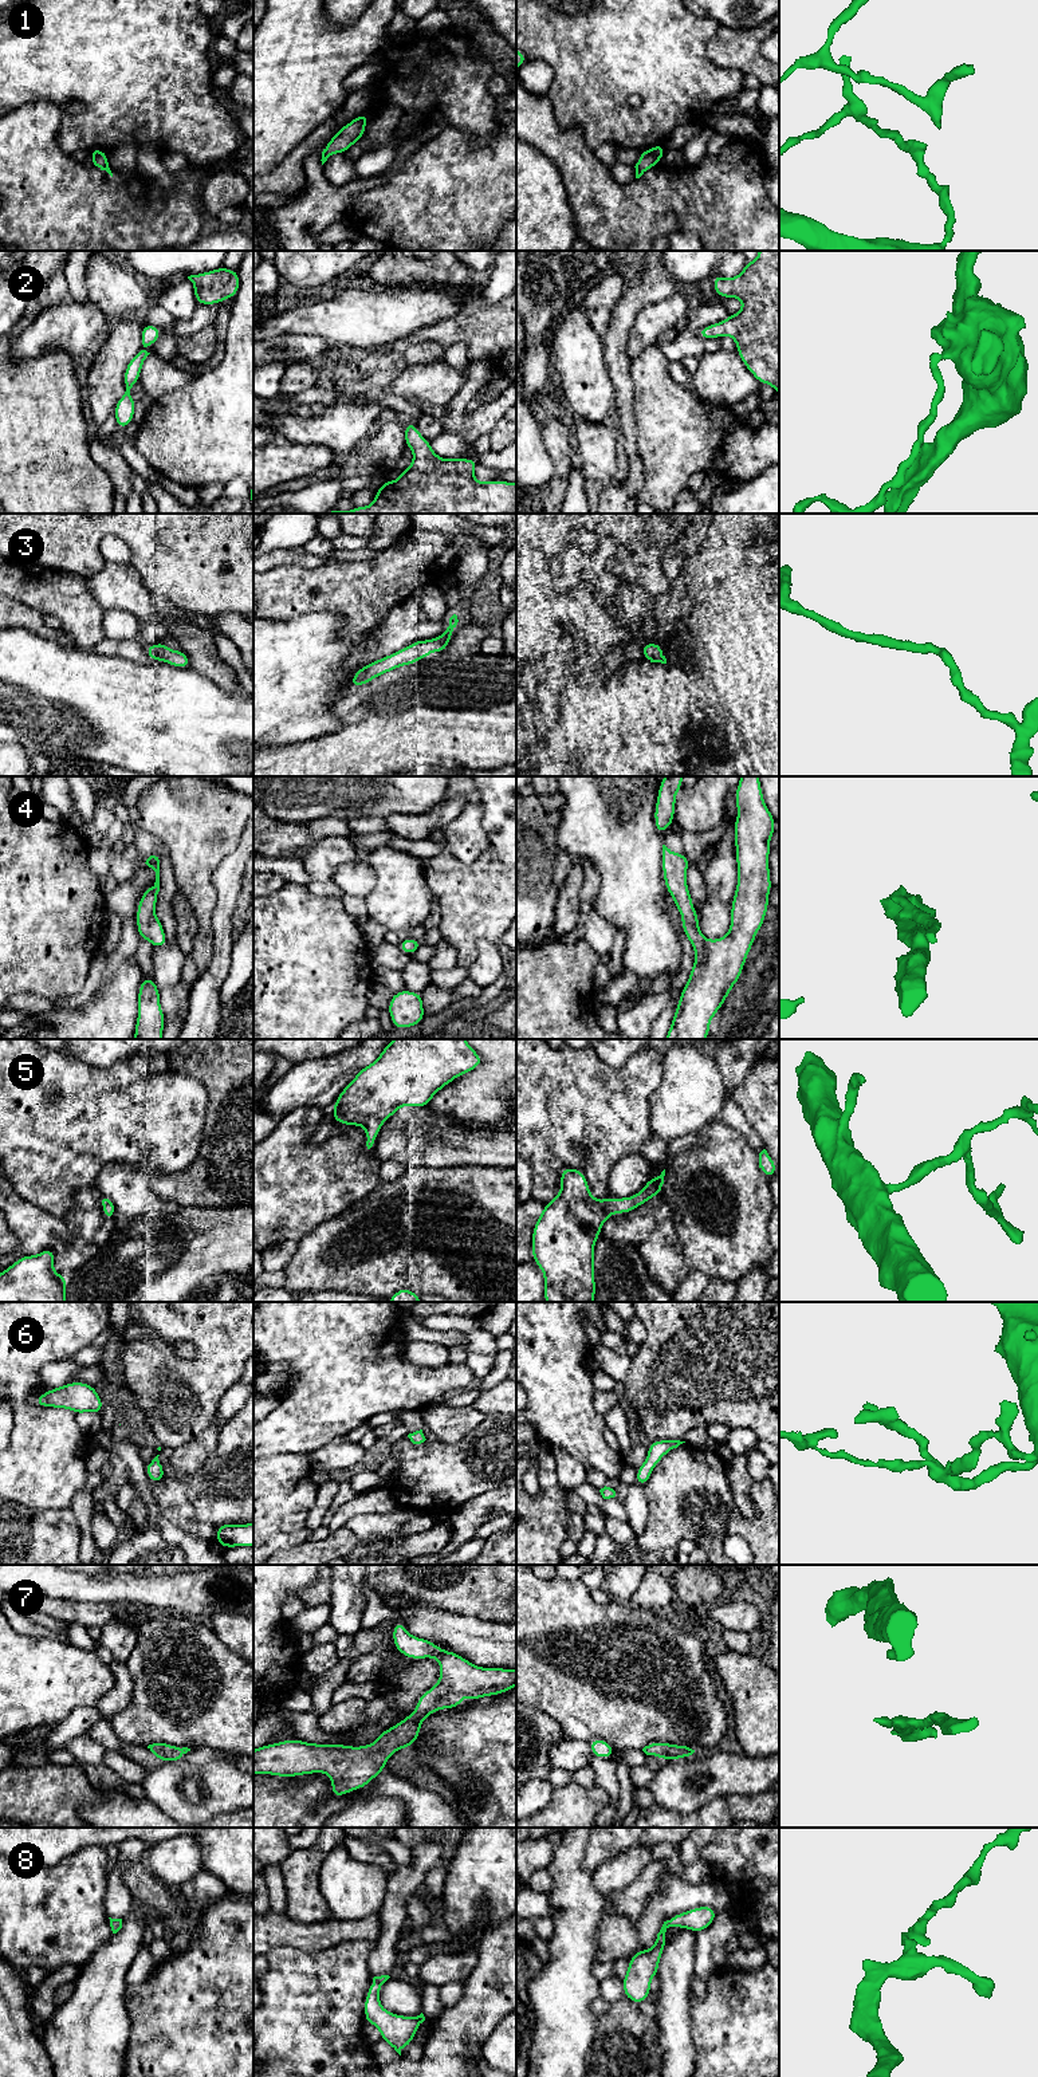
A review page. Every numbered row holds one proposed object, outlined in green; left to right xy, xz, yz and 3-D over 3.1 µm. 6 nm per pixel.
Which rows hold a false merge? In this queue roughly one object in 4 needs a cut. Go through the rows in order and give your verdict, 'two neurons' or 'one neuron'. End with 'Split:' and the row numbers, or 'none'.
1: one neuron
2: one neuron
3: one neuron
4: one neuron
5: one neuron
6: one neuron
7: one neuron
8: one neuron
Split: none

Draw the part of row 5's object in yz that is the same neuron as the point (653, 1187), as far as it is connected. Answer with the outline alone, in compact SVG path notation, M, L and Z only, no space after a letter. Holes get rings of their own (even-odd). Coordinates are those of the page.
M563 1168L561 1172L561 1191L555 1199L544 1204L544 1208L532 1230L532 1260L540 1267L544 1277L544 1301L546 1302L566 1302L571 1298L573 1302L593 1302L595 1299L595 1279L594 1279L594 1244L601 1235L601 1228L606 1219L614 1213L628 1213L646 1203L653 1196L661 1195L665 1169L660 1176L652 1177L645 1187L630 1197L608 1197L595 1200L589 1189L586 1176L582 1171L574 1168Z

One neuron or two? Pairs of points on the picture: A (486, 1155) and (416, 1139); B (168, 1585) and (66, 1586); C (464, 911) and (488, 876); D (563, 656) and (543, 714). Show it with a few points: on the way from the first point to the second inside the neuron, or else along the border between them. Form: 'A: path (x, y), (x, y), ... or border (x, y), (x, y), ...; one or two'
A: path (468, 1147), (433, 1145); one
B: path (142, 1588), (91, 1588); one
C: path (472, 903), (488, 884); one
D: path (549, 671), (543, 676), (543, 699); one

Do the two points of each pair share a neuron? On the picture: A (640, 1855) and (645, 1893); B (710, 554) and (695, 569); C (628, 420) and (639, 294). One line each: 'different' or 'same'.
A: different
B: different
C: same

